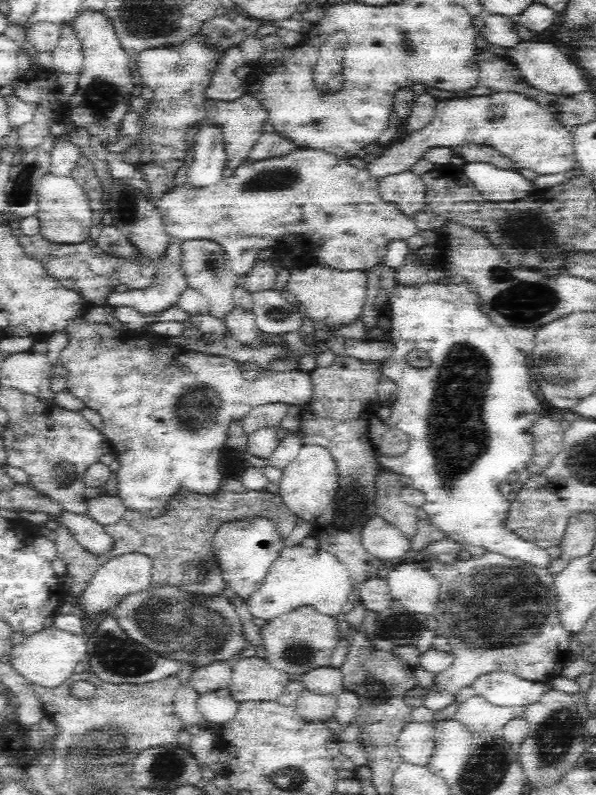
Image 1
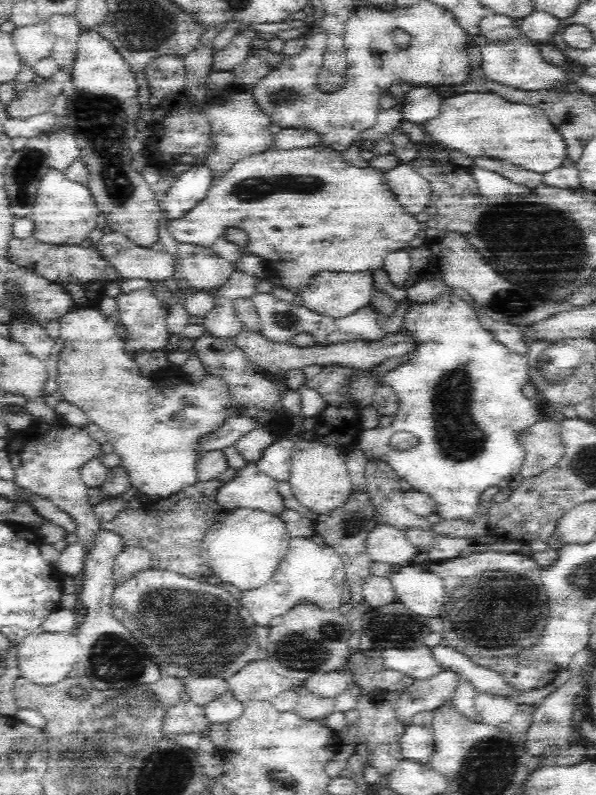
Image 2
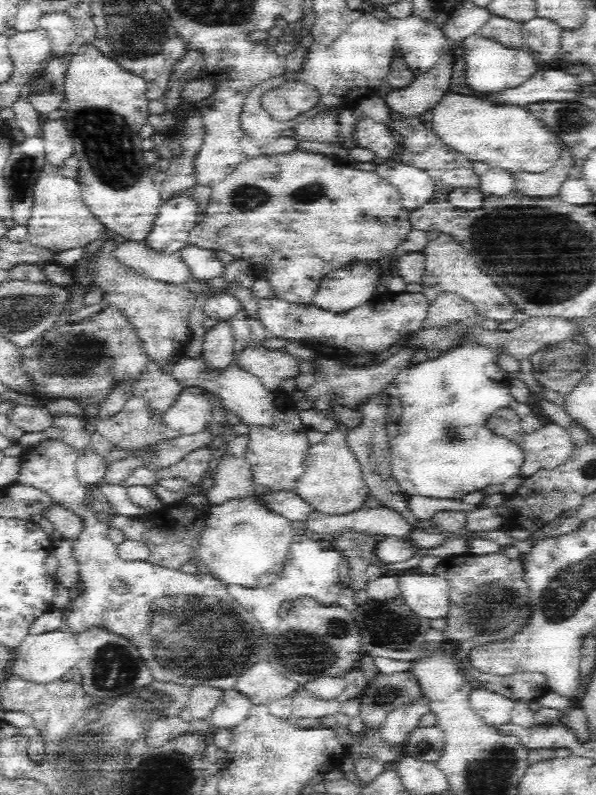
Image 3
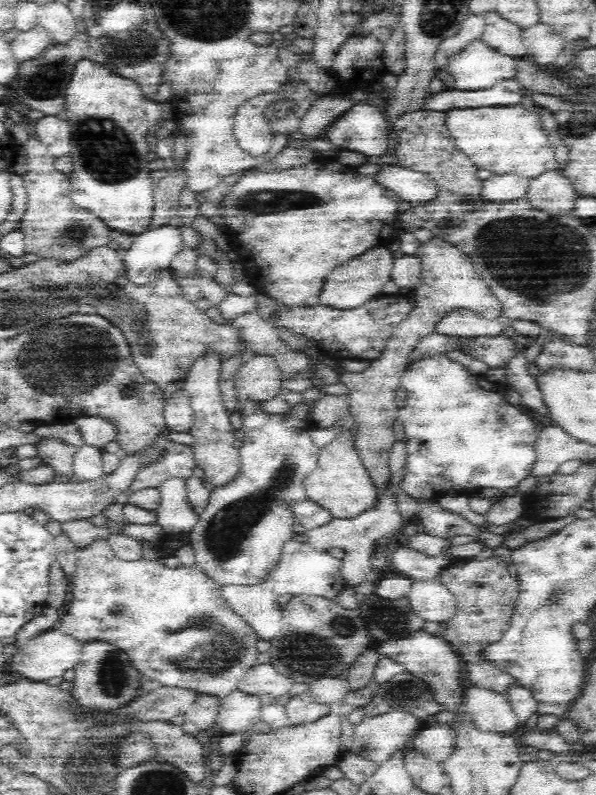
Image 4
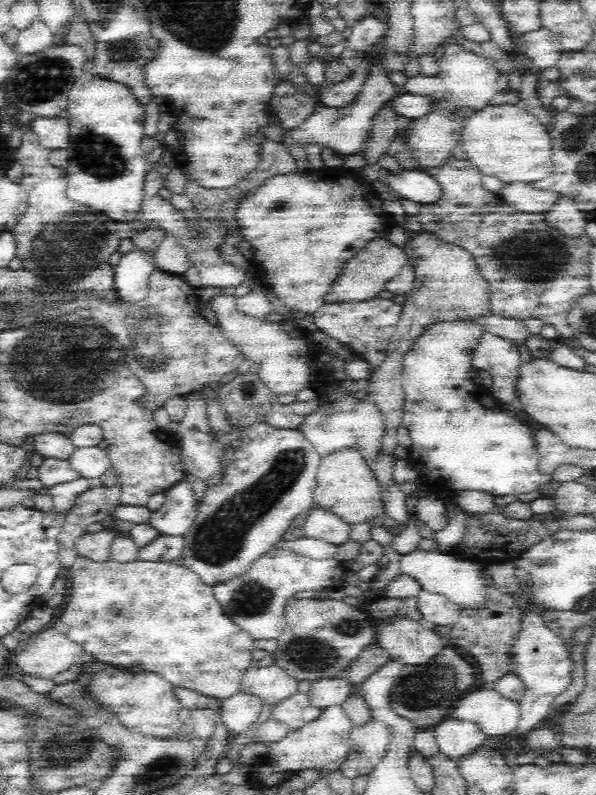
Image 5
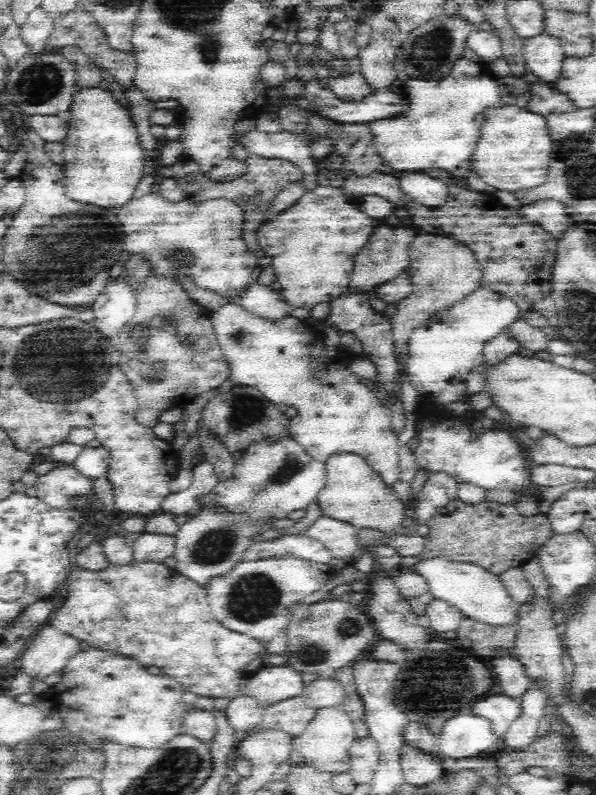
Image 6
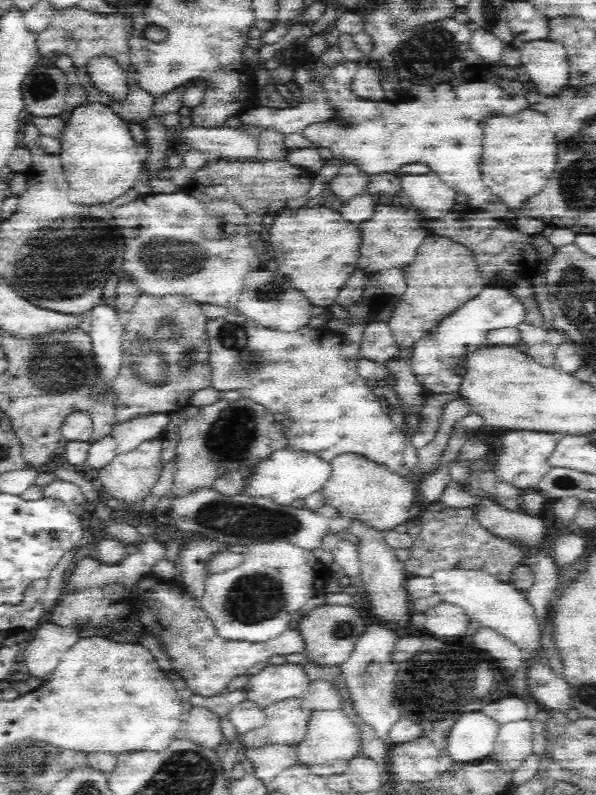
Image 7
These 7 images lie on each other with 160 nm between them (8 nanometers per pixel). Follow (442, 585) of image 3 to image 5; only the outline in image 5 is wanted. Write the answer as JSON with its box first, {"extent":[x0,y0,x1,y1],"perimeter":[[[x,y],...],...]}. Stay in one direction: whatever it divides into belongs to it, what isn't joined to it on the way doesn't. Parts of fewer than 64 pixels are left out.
{"extent":[414,588,459,626],"perimeter":[[[421,588],[414,597],[422,620],[438,626],[452,626],[459,619],[459,606],[443,594]]]}

